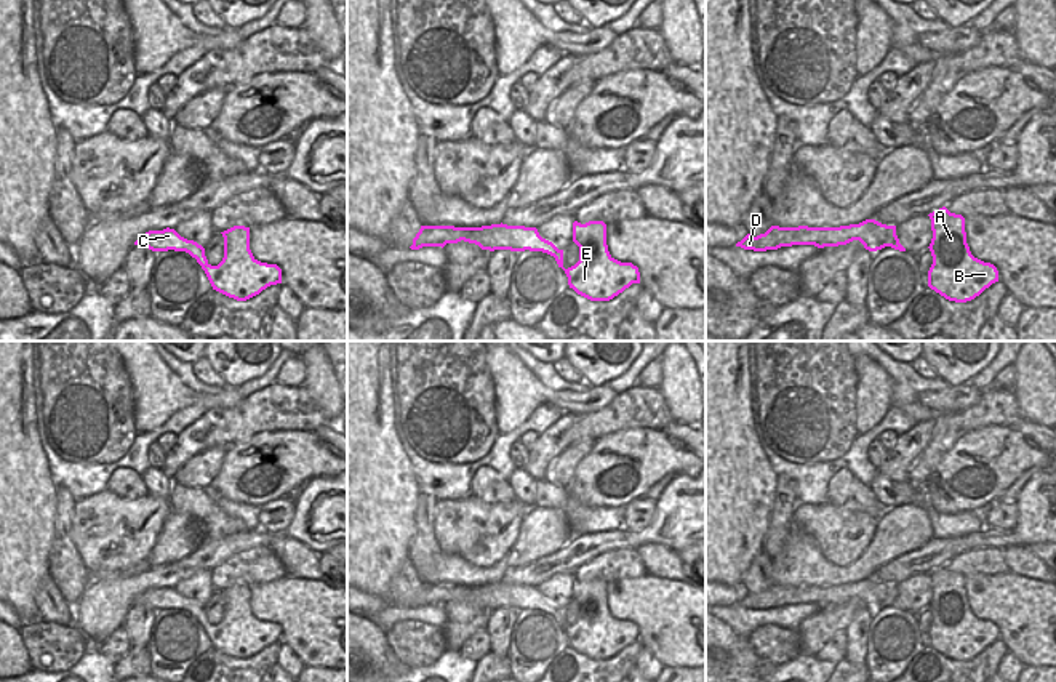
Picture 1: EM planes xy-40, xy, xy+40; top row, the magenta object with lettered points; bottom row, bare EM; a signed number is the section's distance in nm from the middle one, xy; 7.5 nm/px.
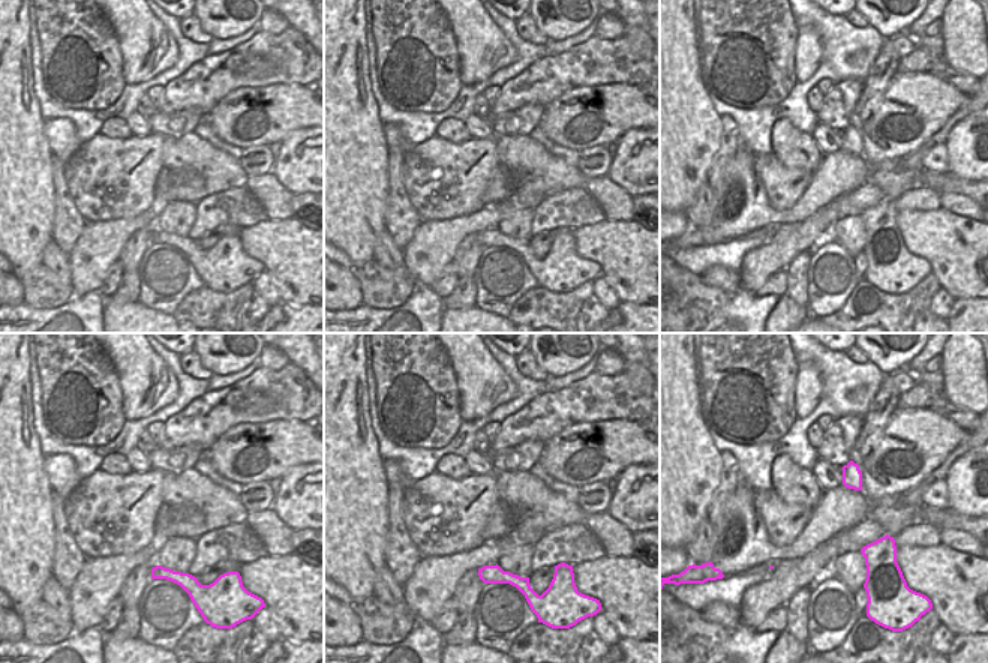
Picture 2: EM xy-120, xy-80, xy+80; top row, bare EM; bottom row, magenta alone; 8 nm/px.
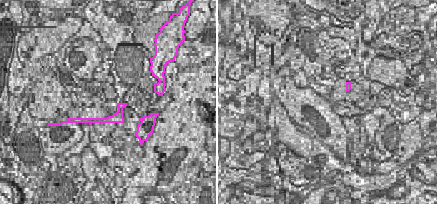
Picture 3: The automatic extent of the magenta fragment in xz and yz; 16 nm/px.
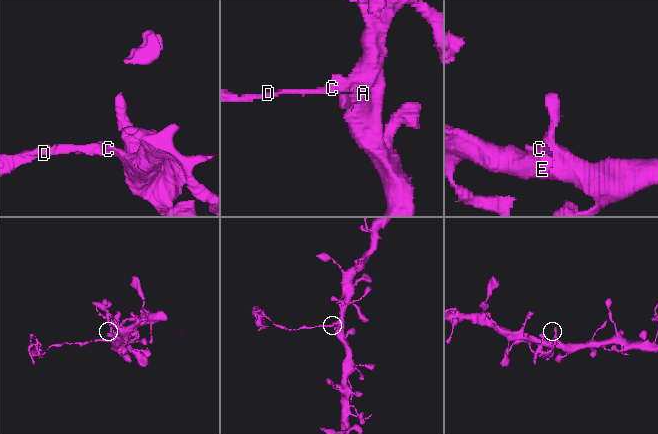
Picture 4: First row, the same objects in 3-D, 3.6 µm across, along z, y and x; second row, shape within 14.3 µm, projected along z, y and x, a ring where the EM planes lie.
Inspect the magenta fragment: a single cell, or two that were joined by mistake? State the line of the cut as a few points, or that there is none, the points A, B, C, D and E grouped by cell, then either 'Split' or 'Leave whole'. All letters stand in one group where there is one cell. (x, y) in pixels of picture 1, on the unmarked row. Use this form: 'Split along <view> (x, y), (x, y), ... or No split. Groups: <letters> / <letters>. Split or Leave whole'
Split along xy+40 (839, 586), (836, 604). Groups: A B C E / D. Split

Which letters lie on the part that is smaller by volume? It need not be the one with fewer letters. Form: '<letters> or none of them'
D

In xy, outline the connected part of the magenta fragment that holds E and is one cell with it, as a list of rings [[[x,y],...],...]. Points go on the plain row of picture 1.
[[[603,580],[573,581],[573,600],[579,605],[579,620],[565,628],[563,608],[542,597],[536,586],[491,583],[482,584],[480,594],[469,602],[482,608],[542,610],[555,616],[568,636],[568,644],[590,660],[610,660],[632,642],[640,642],[638,626],[614,618],[606,604]]]

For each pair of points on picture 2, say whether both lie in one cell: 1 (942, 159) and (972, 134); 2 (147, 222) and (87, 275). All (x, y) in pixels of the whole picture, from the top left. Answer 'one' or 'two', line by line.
1: two
2: one

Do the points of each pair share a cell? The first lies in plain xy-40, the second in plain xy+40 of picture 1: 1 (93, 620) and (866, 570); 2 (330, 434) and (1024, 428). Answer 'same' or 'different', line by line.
1: different
2: same

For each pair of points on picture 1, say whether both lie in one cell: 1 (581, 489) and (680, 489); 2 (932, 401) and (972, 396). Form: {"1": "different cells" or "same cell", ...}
{"1": "different cells", "2": "same cell"}

